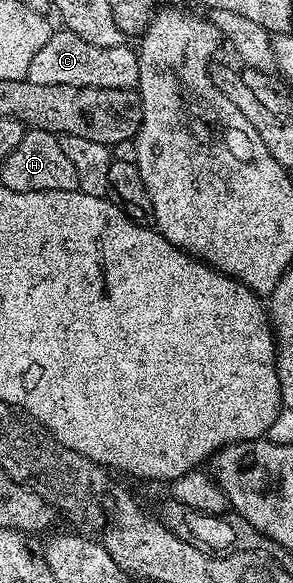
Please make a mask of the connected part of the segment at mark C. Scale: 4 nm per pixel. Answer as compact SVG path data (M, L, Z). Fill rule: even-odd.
M65 30L55 31L40 46L36 58L28 66L26 79L40 86L92 86L104 90L137 89L140 66L138 53L133 47L126 48L125 43L116 46L92 46L92 42L84 42L84 38L76 38L76 34Z

